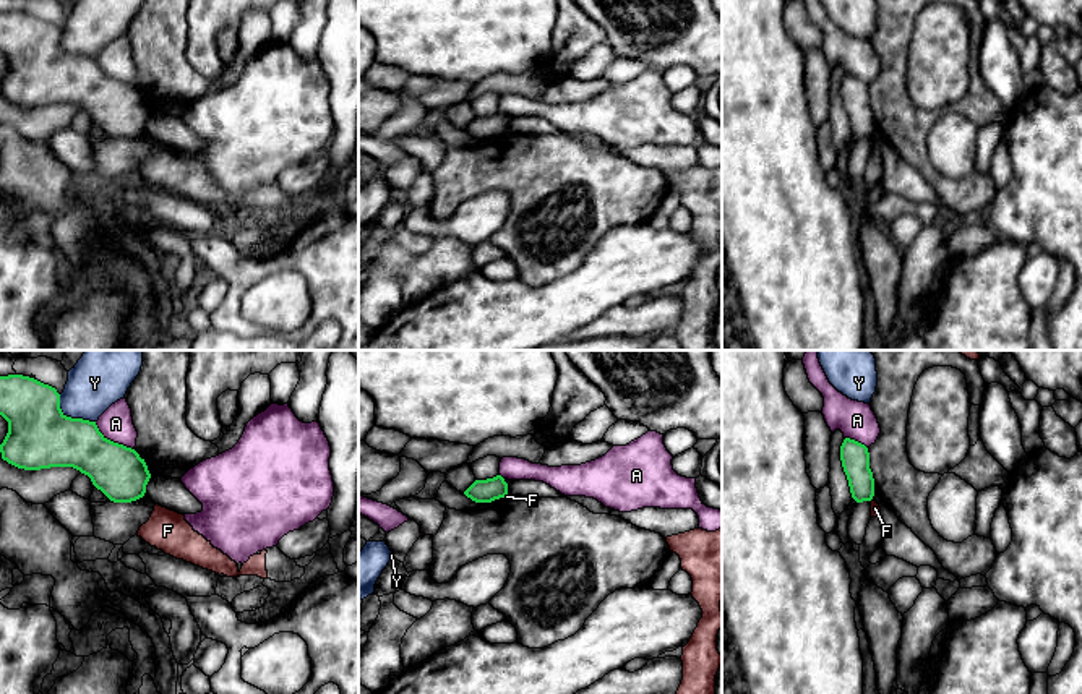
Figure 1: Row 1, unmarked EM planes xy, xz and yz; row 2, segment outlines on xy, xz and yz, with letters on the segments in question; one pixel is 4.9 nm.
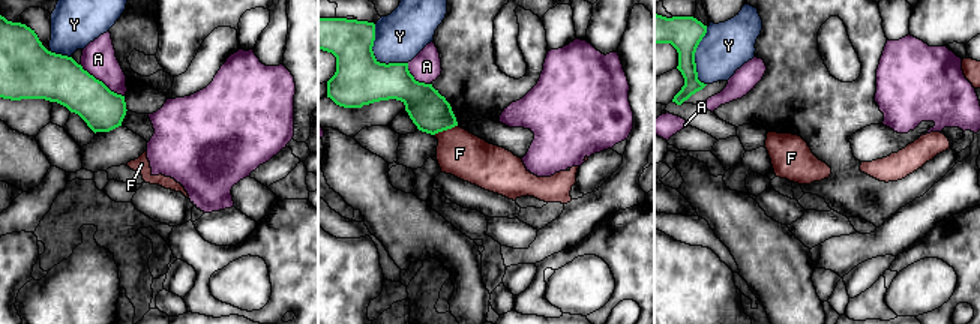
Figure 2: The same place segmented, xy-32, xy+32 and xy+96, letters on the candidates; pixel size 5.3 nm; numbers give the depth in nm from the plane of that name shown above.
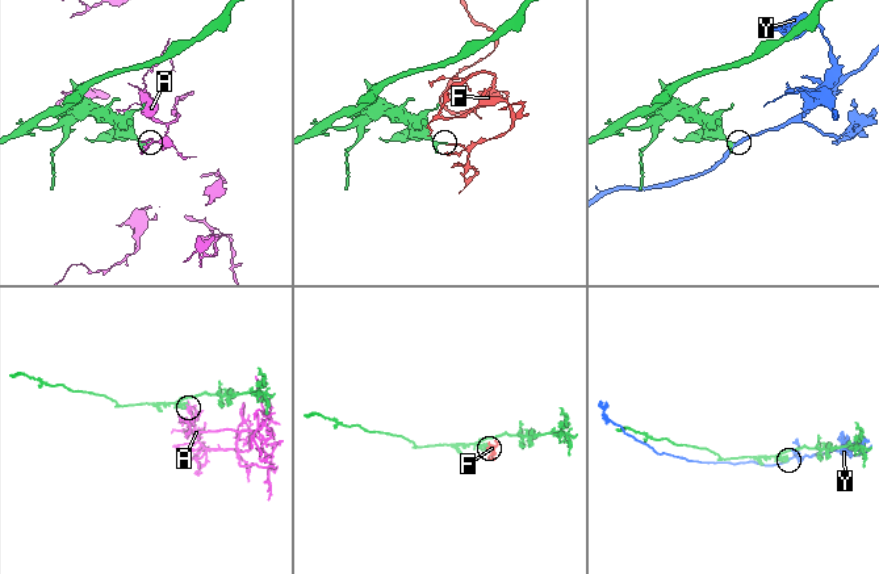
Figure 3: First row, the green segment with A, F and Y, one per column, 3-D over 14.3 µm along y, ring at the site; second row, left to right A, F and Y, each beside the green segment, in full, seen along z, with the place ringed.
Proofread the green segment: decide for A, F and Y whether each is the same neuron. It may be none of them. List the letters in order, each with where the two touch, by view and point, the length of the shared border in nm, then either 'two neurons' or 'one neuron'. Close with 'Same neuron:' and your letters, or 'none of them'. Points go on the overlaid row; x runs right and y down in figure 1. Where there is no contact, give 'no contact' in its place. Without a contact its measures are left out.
A: xy (112, 441) | 240 nm | two neurons
F: xz (500, 496) | 80 nm | two neurons
Y: xy (70, 417) | 240 nm | two neurons
Same neuron: none of them

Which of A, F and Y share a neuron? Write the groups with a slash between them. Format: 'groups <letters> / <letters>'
groups A / F / Y

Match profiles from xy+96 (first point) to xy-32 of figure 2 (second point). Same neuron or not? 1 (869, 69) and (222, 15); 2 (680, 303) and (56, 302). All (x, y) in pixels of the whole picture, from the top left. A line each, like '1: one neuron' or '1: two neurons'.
1: two neurons
2: two neurons

